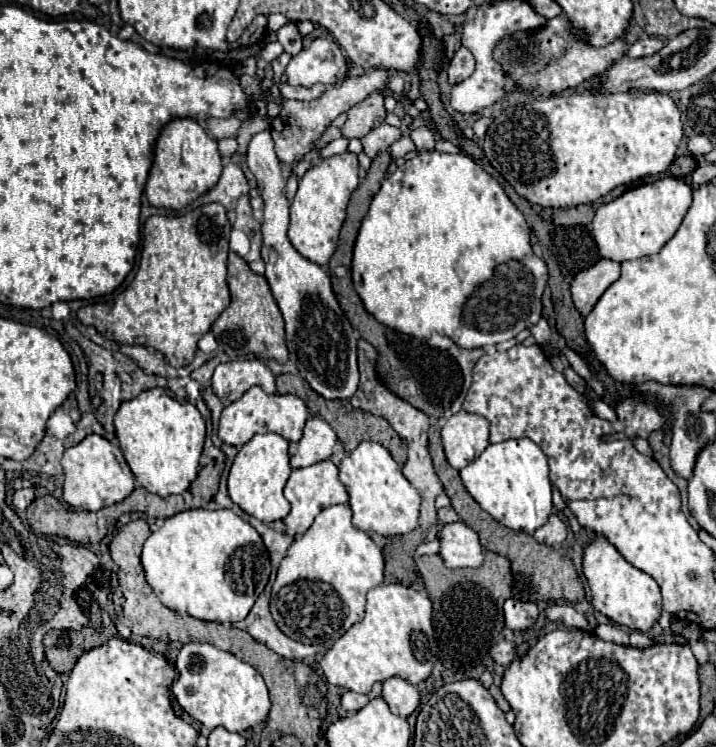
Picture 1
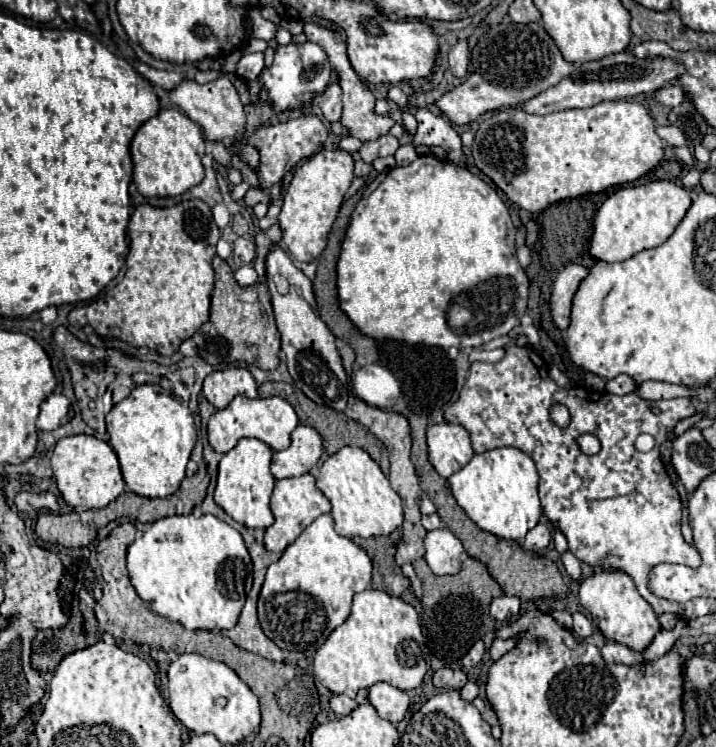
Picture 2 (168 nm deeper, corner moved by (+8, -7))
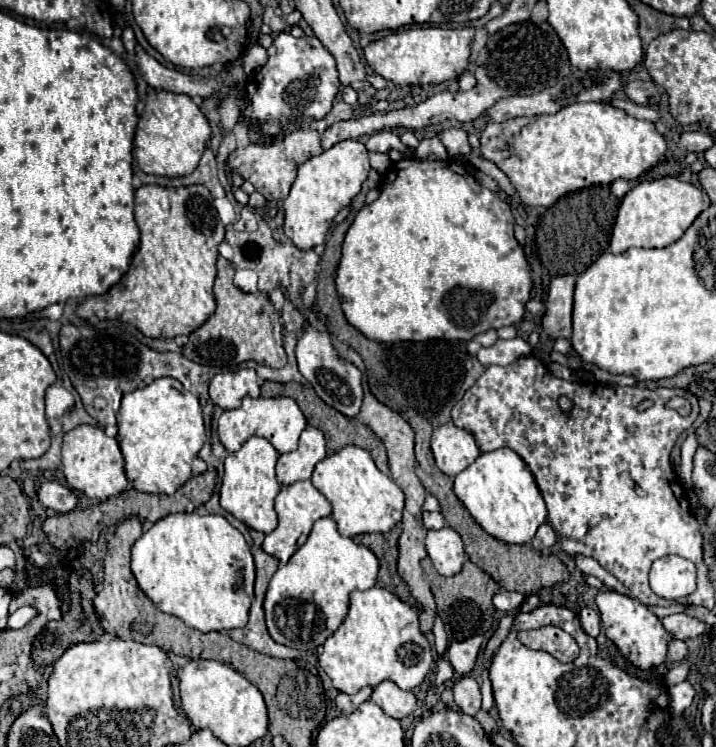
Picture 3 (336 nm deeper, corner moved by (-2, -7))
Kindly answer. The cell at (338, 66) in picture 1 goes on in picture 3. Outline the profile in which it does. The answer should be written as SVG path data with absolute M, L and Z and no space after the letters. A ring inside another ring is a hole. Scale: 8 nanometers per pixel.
M279 33L267 49L269 61L261 69L261 83L247 93L247 117L267 125L267 135L277 135L289 121L321 119L331 111L331 103L339 91L339 75L335 57L317 37L295 39L291 33Z

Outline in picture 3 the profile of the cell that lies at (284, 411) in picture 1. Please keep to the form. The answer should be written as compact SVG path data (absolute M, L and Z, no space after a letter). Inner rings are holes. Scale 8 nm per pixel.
M245 397L239 409L223 411L223 415L219 417L219 439L227 451L237 451L249 437L257 435L265 437L277 449L277 453L289 453L291 449L295 449L297 439L305 427L307 421L291 397L273 397L273 399Z

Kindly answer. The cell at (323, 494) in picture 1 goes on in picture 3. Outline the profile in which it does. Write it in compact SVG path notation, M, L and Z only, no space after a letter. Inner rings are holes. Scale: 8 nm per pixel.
M297 481L293 485L283 485L279 495L275 497L275 511L279 515L279 525L273 533L269 533L263 541L263 549L277 557L281 565L285 565L289 561L289 557L305 543L313 523L321 517L331 515L331 503L327 501L327 497L311 483L311 481Z

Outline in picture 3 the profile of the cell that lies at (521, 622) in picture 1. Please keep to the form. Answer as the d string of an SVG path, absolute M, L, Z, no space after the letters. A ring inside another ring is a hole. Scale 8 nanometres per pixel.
M501 591L493 597L493 605L503 613L515 613L523 601L525 601L525 595L511 593L511 591Z

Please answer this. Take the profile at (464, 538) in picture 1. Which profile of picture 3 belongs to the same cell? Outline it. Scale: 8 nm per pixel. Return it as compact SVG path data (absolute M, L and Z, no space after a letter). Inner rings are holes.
M443 527L439 531L429 531L425 545L427 545L429 559L433 561L435 569L443 577L457 575L461 571L463 563L467 561L465 545L463 545L459 533L451 527Z

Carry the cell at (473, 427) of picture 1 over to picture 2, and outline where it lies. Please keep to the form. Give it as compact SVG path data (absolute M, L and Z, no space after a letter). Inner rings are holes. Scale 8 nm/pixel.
M439 423L427 429L429 461L441 477L451 477L473 457L471 437L461 425Z

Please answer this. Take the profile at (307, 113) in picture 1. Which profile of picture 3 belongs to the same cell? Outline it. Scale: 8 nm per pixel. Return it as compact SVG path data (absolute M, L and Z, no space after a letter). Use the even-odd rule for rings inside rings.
M295 129L281 139L271 139L269 143L249 143L243 149L235 149L229 155L227 163L233 171L239 171L243 179L251 181L255 185L255 191L259 191L267 201L279 201L289 195L299 165L319 153L323 153L321 133L315 129Z

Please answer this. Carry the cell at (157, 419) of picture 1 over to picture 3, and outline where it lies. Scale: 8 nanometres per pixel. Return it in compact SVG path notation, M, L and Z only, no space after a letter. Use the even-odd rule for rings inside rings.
M171 377L155 379L151 385L123 395L117 427L127 479L143 493L173 495L191 477L191 463L205 443L199 399L183 391L181 383Z

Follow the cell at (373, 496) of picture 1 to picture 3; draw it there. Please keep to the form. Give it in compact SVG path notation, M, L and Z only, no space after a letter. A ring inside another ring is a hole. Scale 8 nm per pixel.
M345 447L325 457L313 471L313 485L333 505L333 519L343 537L357 537L363 533L387 533L401 523L405 509L405 493L401 487L381 473L369 451L361 447Z

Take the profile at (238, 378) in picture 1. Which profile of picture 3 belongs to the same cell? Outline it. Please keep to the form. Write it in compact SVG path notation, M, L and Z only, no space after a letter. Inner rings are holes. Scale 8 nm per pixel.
M253 369L219 373L209 383L209 395L221 409L237 409L243 397L259 397L259 379Z

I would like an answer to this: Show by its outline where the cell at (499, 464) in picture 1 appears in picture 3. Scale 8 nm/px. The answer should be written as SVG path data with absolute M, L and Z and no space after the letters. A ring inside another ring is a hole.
M509 447L481 453L473 465L469 465L465 471L461 471L455 477L455 495L461 499L461 503L467 507L467 511L473 515L473 519L495 539L501 539L505 543L529 543L535 537L537 527L547 519L547 507L543 501L543 495L537 487L537 481L533 473L529 471L527 463Z

